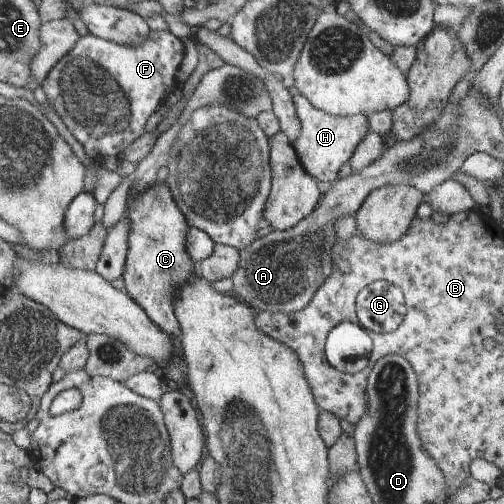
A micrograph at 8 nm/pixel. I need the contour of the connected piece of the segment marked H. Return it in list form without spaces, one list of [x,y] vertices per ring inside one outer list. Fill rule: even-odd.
[[[300,92],[294,96],[298,117],[302,122],[302,135],[293,142],[302,165],[317,180],[335,180],[341,166],[351,160],[361,141],[370,132],[370,120],[363,113],[352,117],[338,117],[315,108]]]

